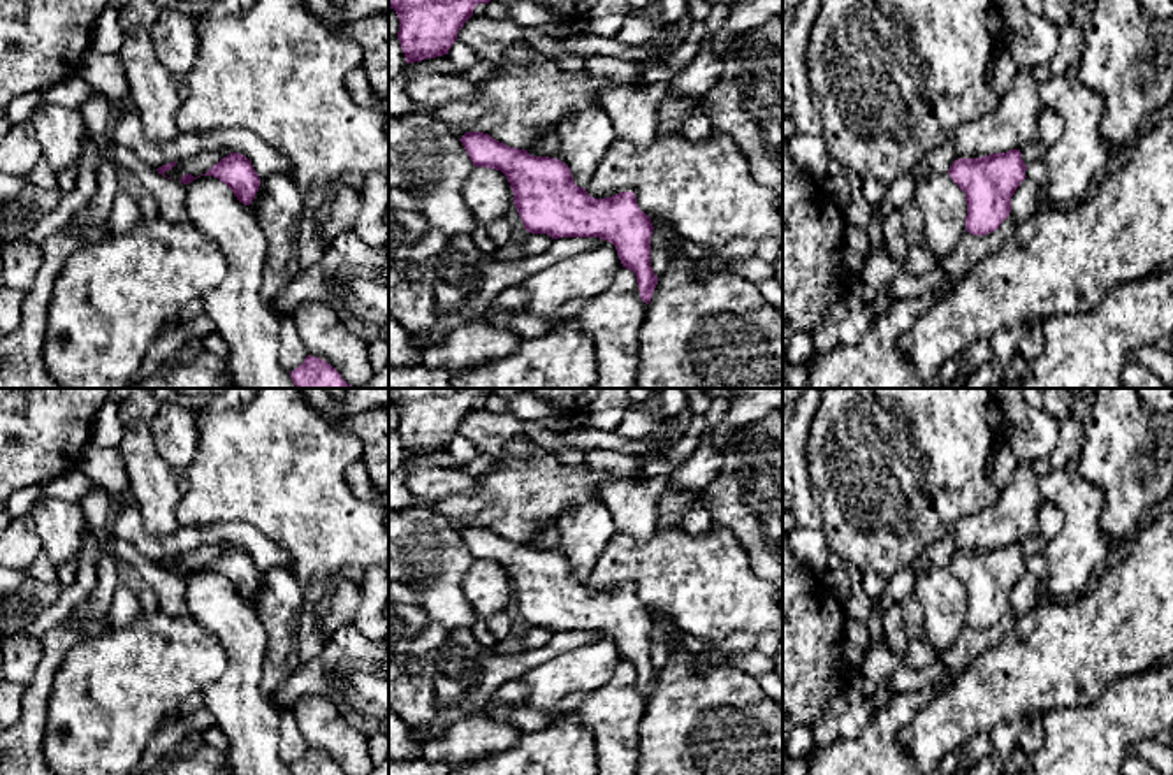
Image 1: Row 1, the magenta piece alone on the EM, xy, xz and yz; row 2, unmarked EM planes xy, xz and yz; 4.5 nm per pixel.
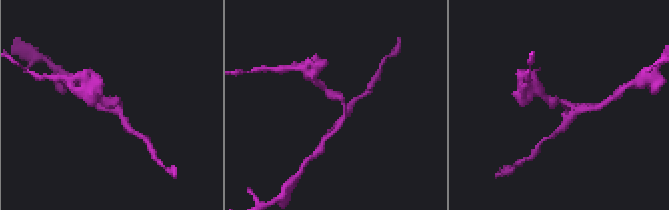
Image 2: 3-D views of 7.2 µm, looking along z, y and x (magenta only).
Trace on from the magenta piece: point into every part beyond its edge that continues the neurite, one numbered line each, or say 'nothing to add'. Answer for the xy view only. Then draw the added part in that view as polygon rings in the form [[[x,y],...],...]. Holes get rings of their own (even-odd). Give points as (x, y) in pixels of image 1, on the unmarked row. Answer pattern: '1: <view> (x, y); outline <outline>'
nothing to add

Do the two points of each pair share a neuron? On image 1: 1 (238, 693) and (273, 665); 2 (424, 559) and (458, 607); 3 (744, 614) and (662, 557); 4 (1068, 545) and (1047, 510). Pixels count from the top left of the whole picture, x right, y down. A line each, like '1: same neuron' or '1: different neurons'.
1: different neurons
2: same neuron
3: same neuron
4: different neurons

